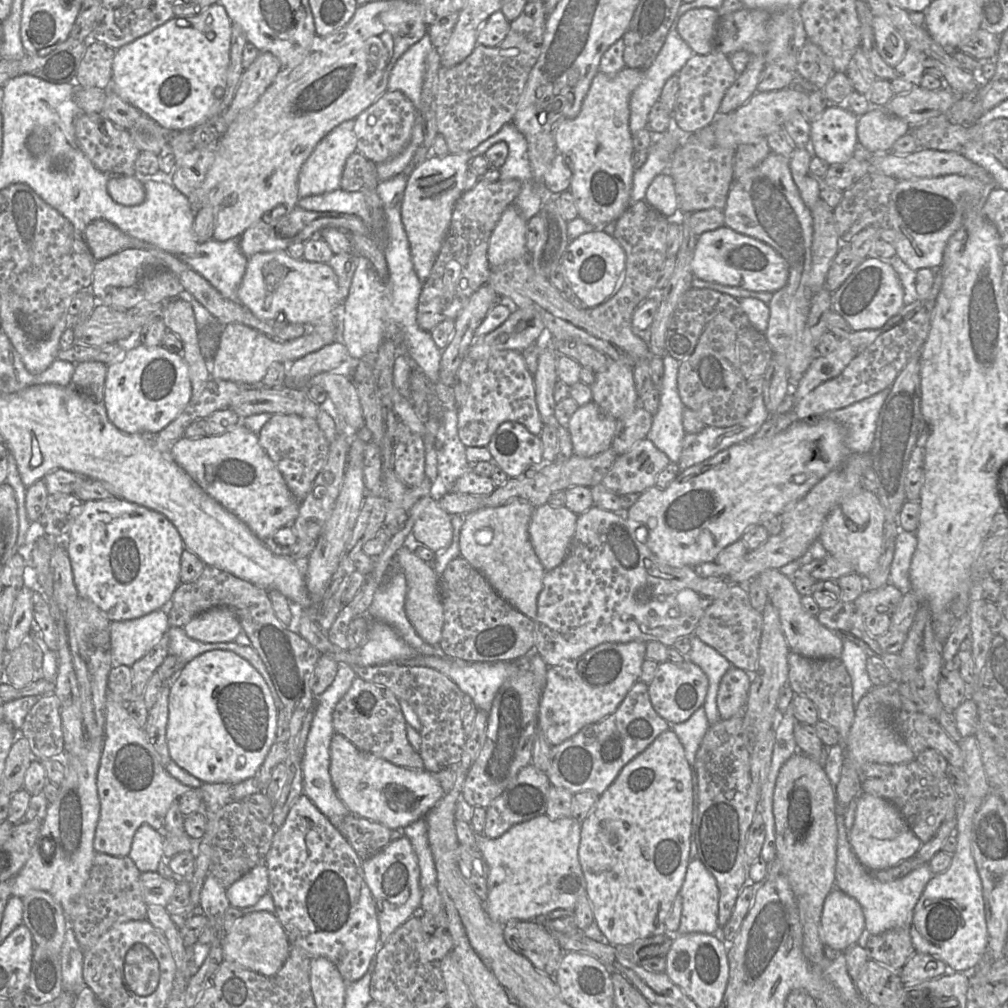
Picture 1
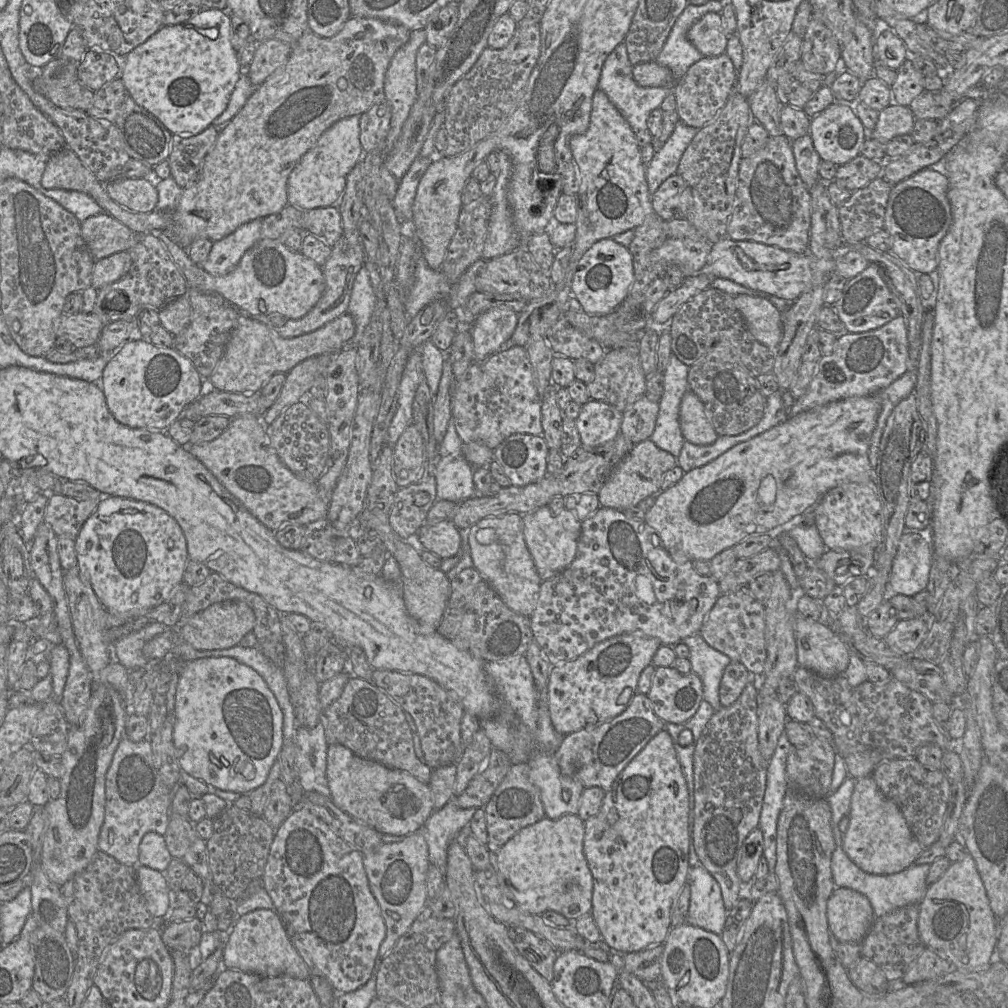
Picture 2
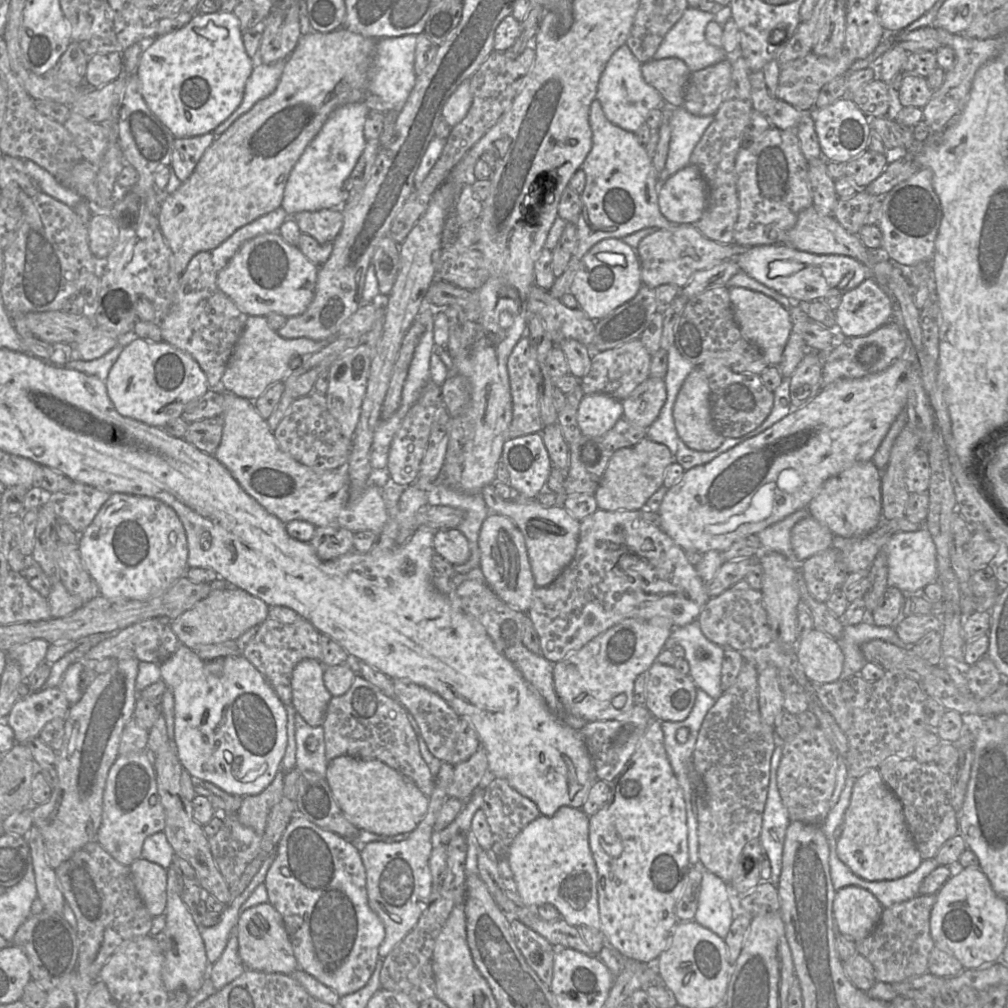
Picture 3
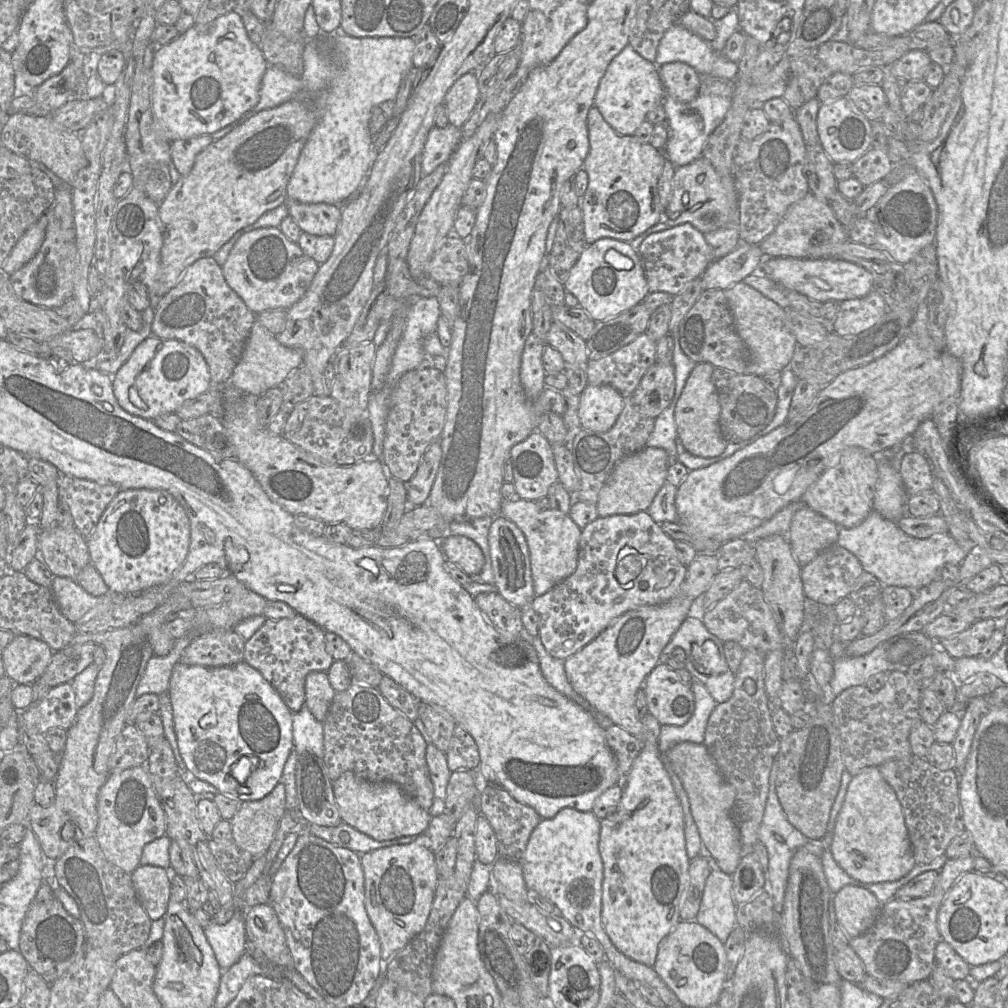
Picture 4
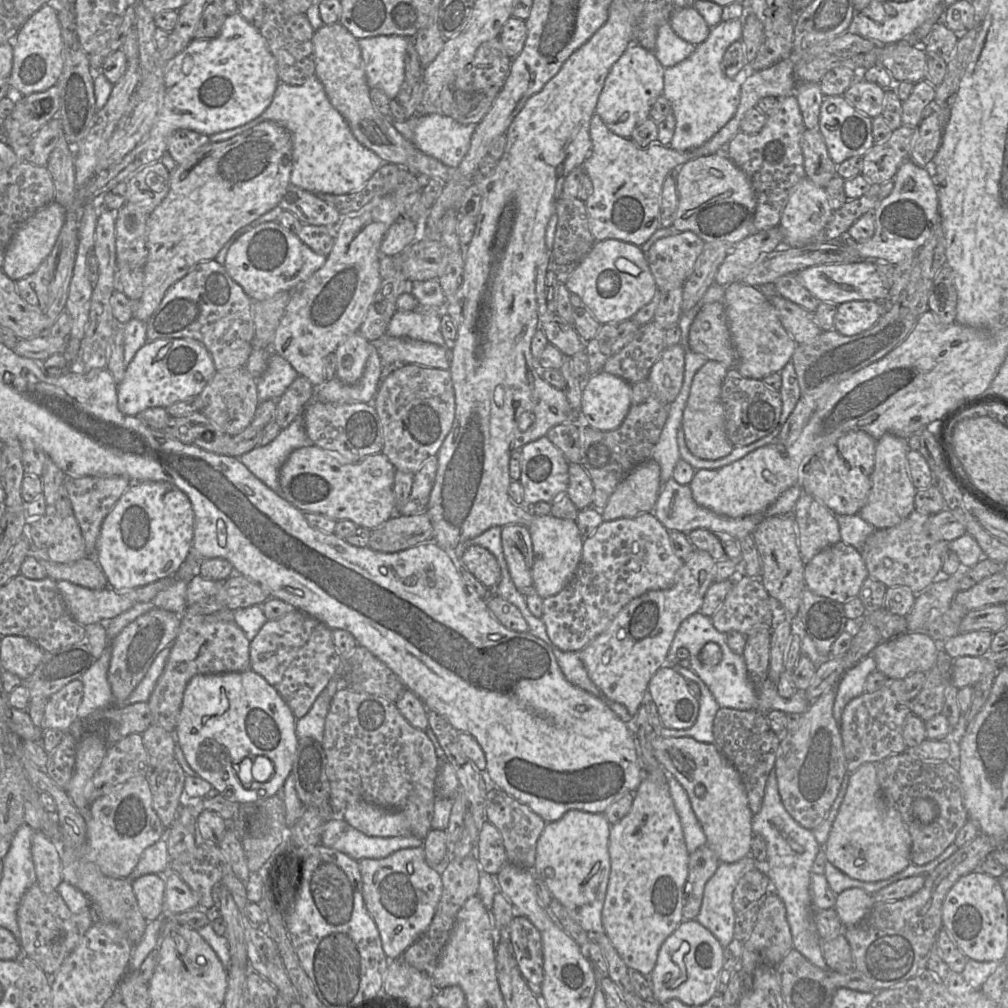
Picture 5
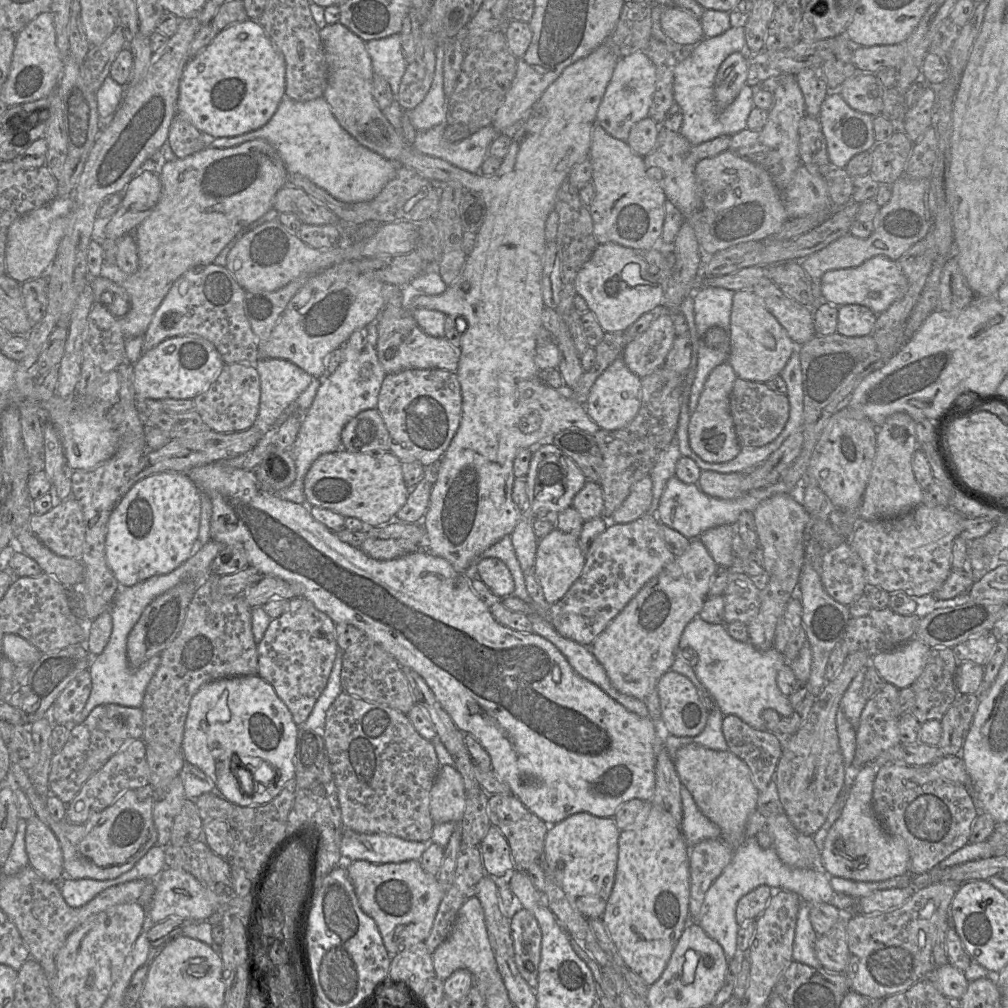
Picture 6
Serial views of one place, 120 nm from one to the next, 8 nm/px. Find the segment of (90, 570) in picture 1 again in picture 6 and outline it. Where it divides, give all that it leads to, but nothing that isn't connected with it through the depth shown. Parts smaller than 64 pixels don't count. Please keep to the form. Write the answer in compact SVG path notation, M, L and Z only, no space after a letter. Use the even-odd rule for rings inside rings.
M163 472L135 483L108 522L106 559L120 586L134 586L177 569L192 556L200 521L201 492L186 473Z

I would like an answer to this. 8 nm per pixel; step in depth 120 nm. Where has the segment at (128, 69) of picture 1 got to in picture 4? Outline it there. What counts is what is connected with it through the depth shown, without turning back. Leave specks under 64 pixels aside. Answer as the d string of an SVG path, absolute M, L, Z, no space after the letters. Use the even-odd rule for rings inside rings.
M231 11L223 16L214 20L207 30L197 30L194 26L189 28L186 32L180 34L175 40L170 43L157 46L153 57L152 75L153 85L151 92L152 110L156 119L158 129L161 132L161 136L168 142L172 142L176 139L200 136L203 134L212 134L219 129L227 126L230 123L238 120L245 112L254 108L260 99L260 86L263 75L268 68L268 63L263 56L263 53L258 45L253 43L246 32L243 25L241 16Z

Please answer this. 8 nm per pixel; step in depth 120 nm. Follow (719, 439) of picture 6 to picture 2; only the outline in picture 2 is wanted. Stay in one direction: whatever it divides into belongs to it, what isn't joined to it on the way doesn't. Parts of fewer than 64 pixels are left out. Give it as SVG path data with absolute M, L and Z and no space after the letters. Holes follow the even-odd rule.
M690 389L681 400L680 427L684 439L695 445L710 445L718 438L706 416L703 402Z

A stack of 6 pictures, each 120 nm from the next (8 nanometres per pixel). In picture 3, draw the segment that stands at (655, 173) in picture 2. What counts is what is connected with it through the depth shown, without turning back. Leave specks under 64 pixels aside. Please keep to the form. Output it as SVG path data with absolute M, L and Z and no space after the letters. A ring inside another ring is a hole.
M683 107L673 109L671 138L665 168L661 172L661 182L690 165L692 151L713 120L714 115L699 117L690 114Z

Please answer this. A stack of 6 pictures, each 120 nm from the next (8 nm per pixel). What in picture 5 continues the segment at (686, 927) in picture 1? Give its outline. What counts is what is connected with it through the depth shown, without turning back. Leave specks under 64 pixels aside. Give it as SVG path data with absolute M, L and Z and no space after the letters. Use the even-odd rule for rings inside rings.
M751 855L734 863L720 863L714 875L705 885L702 905L696 920L710 931L724 948L727 948L736 939L736 913L733 909L734 889L744 874L761 865Z

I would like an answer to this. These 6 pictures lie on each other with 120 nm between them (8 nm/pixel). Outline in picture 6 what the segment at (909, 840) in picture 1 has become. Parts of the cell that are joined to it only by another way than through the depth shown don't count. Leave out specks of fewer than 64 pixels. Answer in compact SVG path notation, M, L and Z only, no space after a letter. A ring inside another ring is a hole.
M865 764L857 770L851 786L847 788L846 798L840 815L828 831L820 853L820 868L829 877L836 876L853 881L872 882L888 880L908 873L910 855L905 842L886 832L872 809L876 768L873 764Z

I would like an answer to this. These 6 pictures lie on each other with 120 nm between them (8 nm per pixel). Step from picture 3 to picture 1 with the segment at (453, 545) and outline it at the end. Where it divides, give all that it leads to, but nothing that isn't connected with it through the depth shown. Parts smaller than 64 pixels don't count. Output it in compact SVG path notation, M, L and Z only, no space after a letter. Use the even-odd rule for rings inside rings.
M432 498L416 519L412 533L421 545L434 553L443 553L453 539L451 516Z

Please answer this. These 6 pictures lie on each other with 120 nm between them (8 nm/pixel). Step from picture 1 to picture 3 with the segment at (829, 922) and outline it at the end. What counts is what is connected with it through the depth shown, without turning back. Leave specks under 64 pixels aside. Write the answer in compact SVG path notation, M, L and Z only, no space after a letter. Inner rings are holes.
M857 884L834 888L832 916L847 939L857 942L872 930L881 905L875 896Z

